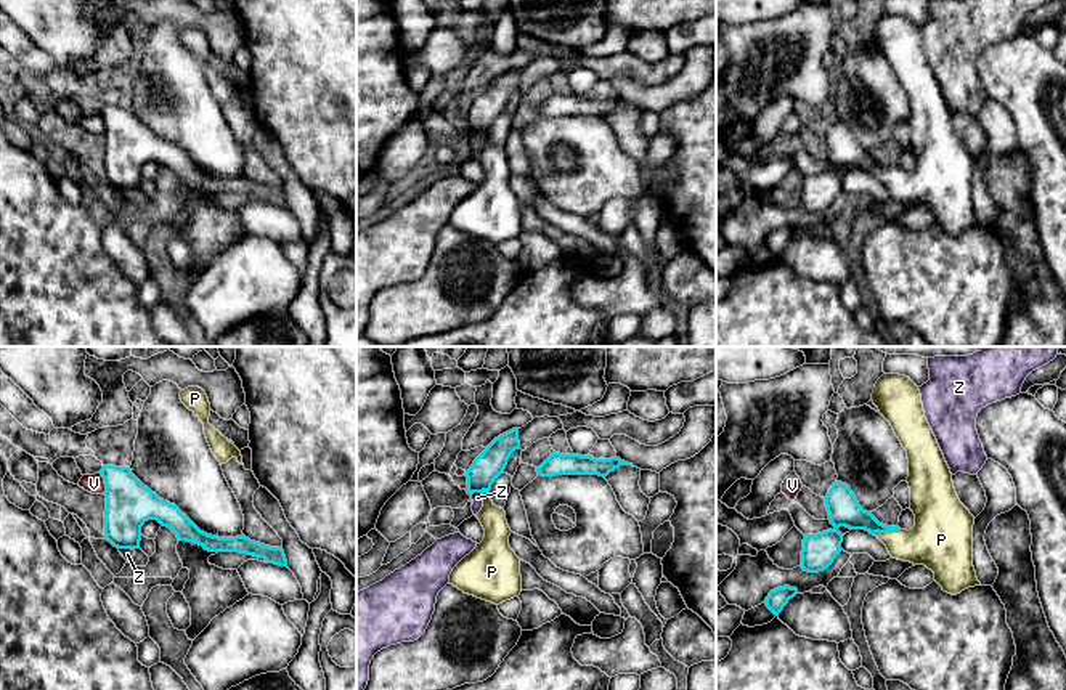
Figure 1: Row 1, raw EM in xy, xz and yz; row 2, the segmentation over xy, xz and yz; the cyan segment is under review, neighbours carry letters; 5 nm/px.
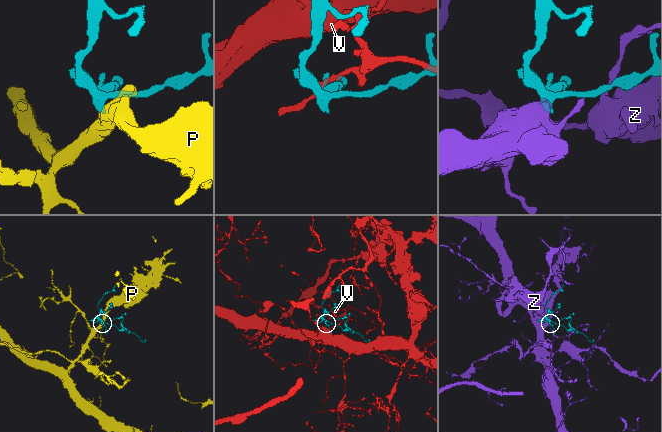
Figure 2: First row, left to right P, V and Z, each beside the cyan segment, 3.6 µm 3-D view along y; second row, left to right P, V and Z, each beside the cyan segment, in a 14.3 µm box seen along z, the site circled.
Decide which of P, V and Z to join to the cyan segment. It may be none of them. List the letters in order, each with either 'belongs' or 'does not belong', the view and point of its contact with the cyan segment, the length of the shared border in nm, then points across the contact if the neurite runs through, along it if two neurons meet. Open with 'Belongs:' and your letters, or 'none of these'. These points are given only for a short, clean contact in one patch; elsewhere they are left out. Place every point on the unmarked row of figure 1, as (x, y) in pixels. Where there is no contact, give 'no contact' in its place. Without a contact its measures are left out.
Belongs: P
P: belongs; meets cyan in yz at (886, 172); contact 140 nm long; runs through yz (843, 150), (886, 172), (898, 182), (935, 182)
V: does not belong; meets cyan in xy at (105, 124); contact 120 nm long; border along xy (98, 113), (103, 119), (105, 133)
Z: does not belong; meets cyan in xz at (476, 132); contact 50 nm long

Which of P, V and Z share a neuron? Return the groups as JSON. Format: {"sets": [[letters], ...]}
{"sets": [["P"], ["V"], ["Z"]]}

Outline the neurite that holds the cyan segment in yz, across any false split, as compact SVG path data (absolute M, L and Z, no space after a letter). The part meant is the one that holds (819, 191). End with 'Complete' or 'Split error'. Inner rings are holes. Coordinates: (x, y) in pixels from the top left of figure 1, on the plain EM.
M883 14L872 42L907 91L915 167L907 172L880 164L859 146L846 124L836 122L824 138L835 168L804 175L800 207L808 213L827 210L843 191L844 175L838 168L846 167L877 177L893 199L925 205L947 234L981 226L973 207L974 157L955 133L950 109L925 58L918 27L905 16Z. Split error

